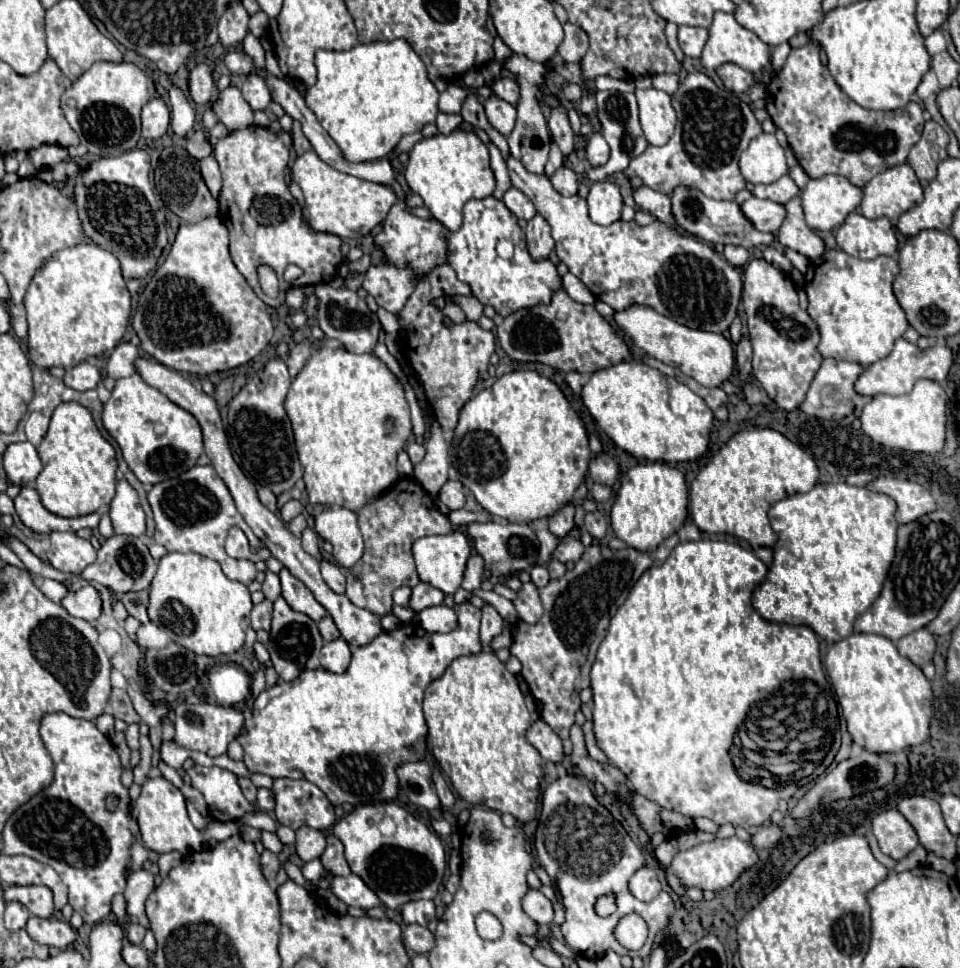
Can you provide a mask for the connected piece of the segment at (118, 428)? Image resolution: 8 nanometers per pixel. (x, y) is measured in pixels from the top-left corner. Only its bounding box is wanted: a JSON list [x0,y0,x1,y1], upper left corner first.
[103,373,203,485]

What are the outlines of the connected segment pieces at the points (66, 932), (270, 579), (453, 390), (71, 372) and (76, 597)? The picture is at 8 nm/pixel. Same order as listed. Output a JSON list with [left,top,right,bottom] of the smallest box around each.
[[27,917,77,949],[263,569,281,601],[399,265,495,431],[65,363,101,391],[61,585,101,623]]

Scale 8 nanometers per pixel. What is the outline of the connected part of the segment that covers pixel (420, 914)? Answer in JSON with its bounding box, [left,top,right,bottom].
[401,901,435,925]

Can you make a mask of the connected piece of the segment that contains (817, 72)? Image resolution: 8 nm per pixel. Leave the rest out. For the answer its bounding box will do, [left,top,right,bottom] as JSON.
[765,43,925,187]

